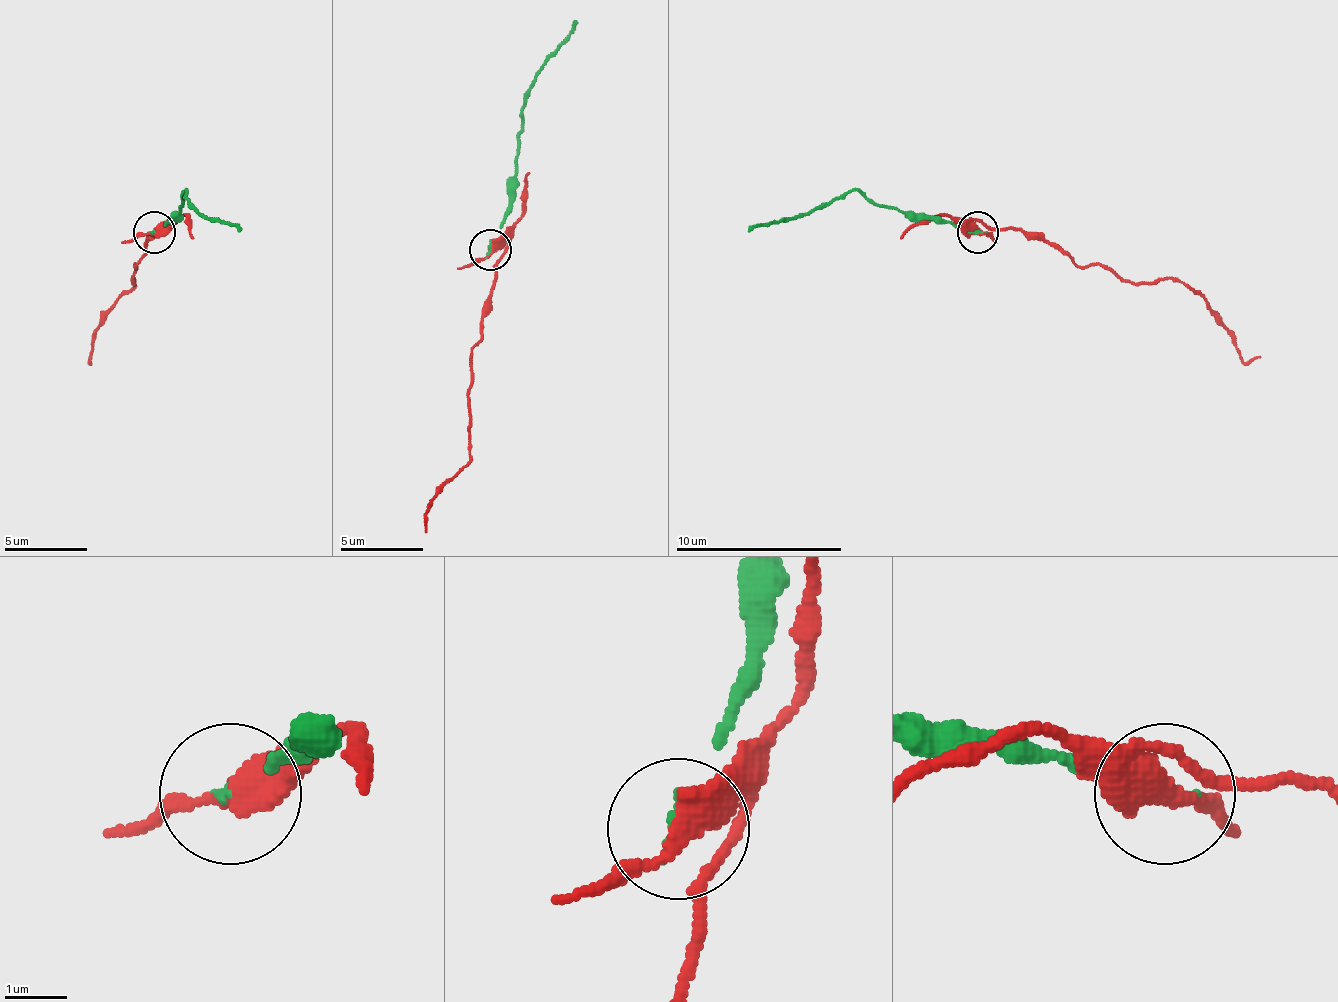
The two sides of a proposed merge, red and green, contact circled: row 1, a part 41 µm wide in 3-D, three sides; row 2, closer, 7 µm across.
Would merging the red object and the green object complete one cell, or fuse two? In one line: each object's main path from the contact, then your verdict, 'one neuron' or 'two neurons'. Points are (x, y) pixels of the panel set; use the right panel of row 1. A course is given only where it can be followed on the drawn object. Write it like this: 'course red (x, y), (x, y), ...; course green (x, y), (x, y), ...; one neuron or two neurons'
course red (976, 231), (1014, 227), (1043, 235), (1076, 264), (1105, 264), (1126, 281), (1185, 281), (1247, 360), (1259, 356); course green (976, 231), (889, 210), (847, 189), (797, 214), (747, 231); two neurons

